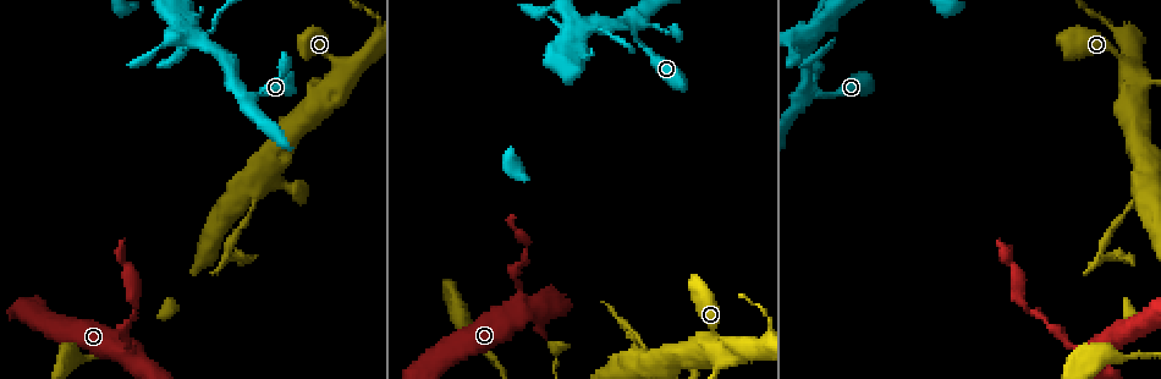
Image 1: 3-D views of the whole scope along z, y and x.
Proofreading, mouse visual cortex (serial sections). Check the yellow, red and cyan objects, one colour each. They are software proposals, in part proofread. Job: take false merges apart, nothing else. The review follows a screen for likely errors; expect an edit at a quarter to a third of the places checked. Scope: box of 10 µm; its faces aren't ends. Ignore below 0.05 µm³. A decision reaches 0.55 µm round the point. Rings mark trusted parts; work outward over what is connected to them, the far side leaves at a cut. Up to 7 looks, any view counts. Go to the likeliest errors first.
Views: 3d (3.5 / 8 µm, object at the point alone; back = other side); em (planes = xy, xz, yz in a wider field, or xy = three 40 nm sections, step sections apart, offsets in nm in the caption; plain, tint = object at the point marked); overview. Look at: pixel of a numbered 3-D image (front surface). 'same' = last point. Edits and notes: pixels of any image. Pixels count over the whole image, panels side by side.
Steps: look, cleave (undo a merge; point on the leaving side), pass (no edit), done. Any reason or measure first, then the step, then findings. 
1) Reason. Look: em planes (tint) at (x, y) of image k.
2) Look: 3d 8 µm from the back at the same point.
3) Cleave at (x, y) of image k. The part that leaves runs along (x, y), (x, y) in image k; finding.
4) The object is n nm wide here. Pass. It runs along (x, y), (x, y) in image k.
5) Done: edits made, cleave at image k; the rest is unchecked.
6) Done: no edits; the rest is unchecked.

Four or more arms meet. Look: 3d 8 µm at (521, 299) of image 1.

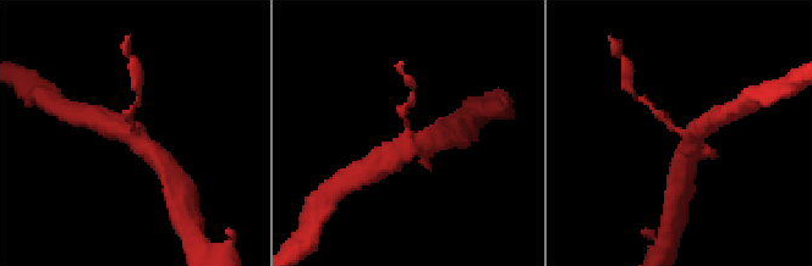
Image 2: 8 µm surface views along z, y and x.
Closer look. Look: 3d 3.5 µm from the back at the same point.

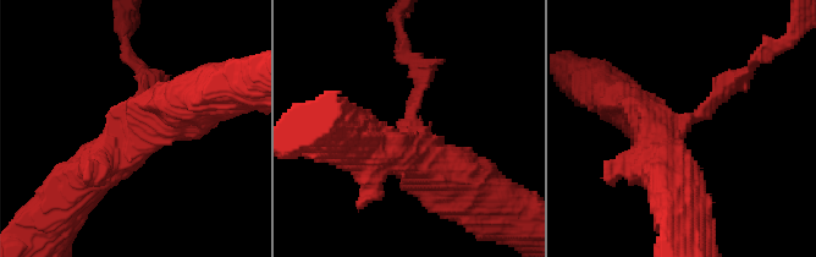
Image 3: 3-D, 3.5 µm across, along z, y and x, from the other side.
4 arms meet here; the arms are 150, 300, 600, 600 nm wide; need the tissue. Look: em xy step 3 (tint) at (412, 129) of image 3.

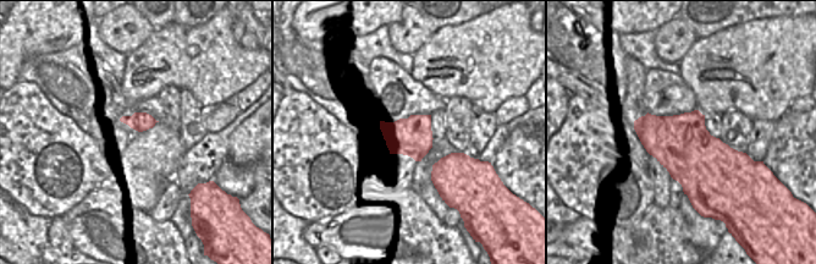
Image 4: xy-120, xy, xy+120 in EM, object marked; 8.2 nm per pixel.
Cleave at (141, 77) of image 3. A border runs along (407, 119), (428, 152) in image 4; two cells meet here.

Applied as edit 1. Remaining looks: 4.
Redraw. Look: overview.

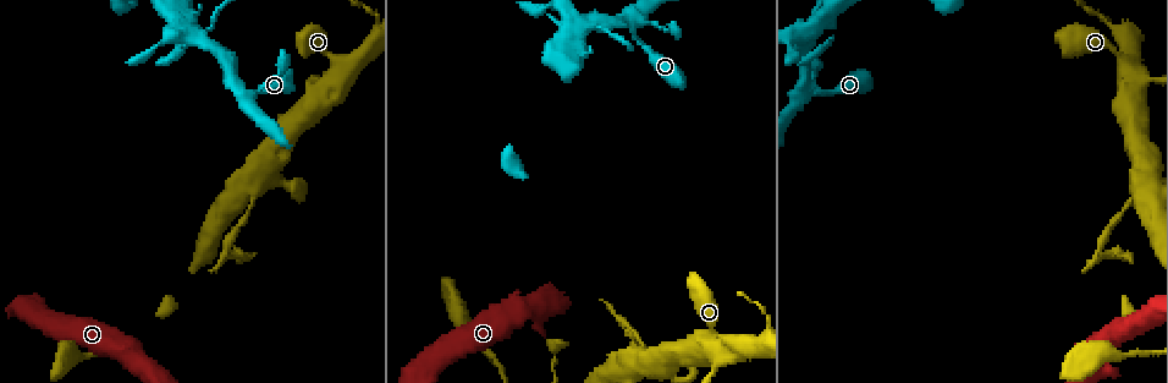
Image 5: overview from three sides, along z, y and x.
Abrupt turn. Look: 3d 8 µm from the back at (811, 87) of image 5.

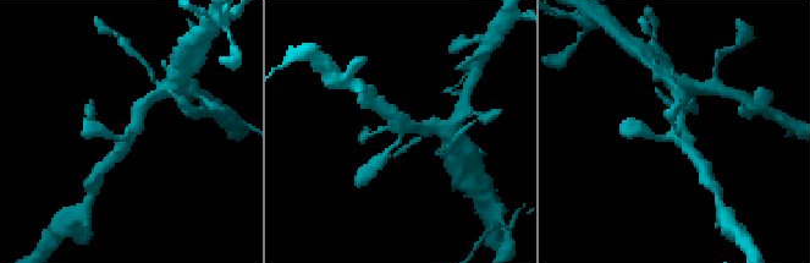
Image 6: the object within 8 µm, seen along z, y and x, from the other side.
Zoom in. Look: 3d 3.5 µm at the same point.

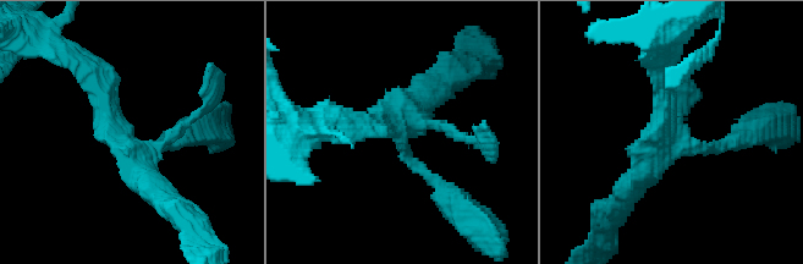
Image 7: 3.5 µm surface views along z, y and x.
Look: em xy step 1 (tint) at (675, 140) of image 7.

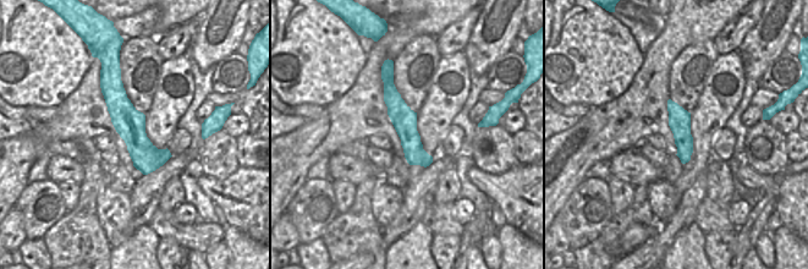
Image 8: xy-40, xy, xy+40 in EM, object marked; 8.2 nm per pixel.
Pass. It runs along (172, 143), (131, 147), (91, 71) in image 7; all the same cell.

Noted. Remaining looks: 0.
Done: edits made, cleave at image 3; the rest is unchecked.

